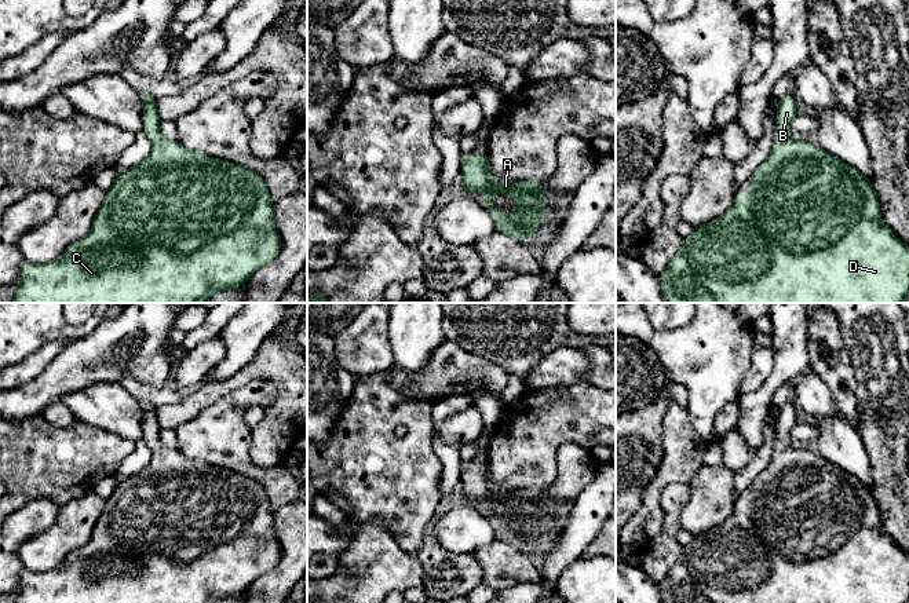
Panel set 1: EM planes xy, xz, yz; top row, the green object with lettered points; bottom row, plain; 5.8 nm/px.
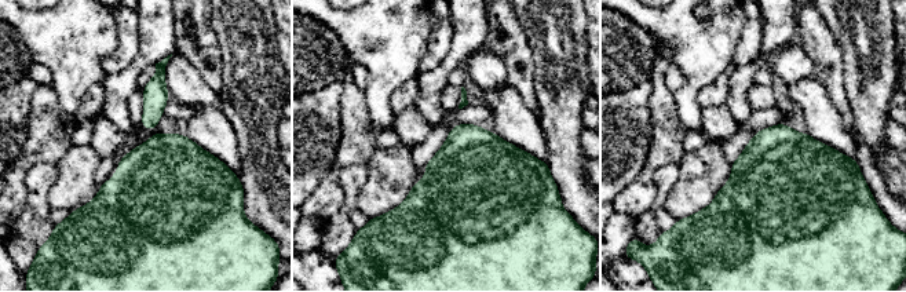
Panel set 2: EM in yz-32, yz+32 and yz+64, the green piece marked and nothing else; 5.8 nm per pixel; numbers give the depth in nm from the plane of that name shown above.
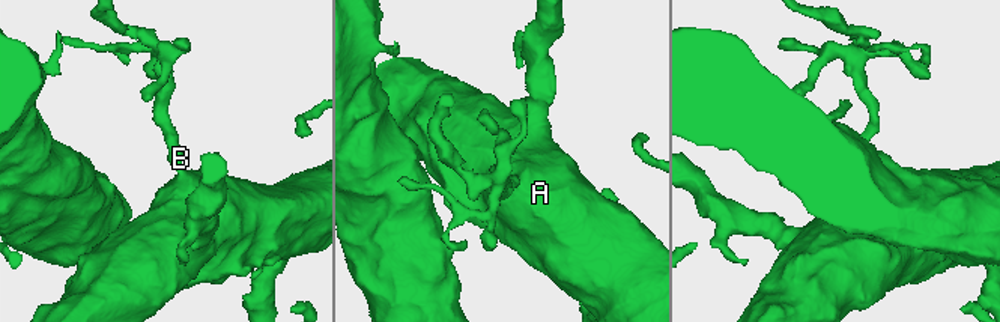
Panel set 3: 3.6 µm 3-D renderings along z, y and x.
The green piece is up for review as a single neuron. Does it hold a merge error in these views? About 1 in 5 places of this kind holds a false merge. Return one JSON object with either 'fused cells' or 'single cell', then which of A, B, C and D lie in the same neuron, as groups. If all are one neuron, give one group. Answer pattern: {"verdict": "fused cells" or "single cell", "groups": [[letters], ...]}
{"verdict": "single cell", "groups": [["A", "B", "C", "D"]]}

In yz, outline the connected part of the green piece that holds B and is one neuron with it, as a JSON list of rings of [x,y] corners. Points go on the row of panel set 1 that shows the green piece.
[[[791,92],[778,99],[775,113],[774,146],[770,156],[748,178],[752,184],[745,191],[735,191],[731,207],[718,219],[697,227],[658,277],[665,303],[903,303],[909,293],[909,246],[881,223],[880,202],[872,179],[826,153],[810,140],[791,136],[791,121],[796,117],[796,103]]]

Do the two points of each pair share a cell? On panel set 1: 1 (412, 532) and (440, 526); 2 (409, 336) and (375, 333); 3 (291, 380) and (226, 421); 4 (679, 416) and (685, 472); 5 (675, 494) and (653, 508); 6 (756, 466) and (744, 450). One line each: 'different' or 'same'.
1: different
2: different
3: different
4: same
5: different
6: different

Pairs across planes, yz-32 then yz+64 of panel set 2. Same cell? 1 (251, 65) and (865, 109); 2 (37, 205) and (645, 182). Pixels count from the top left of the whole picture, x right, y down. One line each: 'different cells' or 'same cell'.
1: same cell
2: different cells

